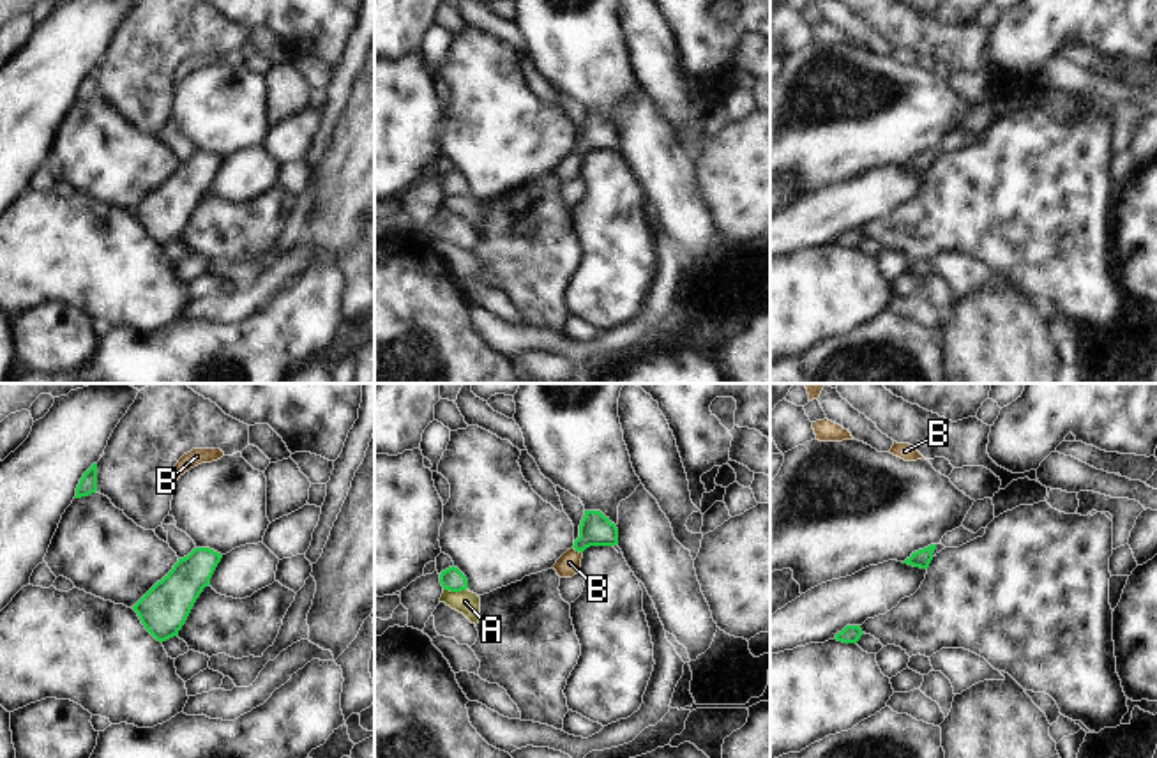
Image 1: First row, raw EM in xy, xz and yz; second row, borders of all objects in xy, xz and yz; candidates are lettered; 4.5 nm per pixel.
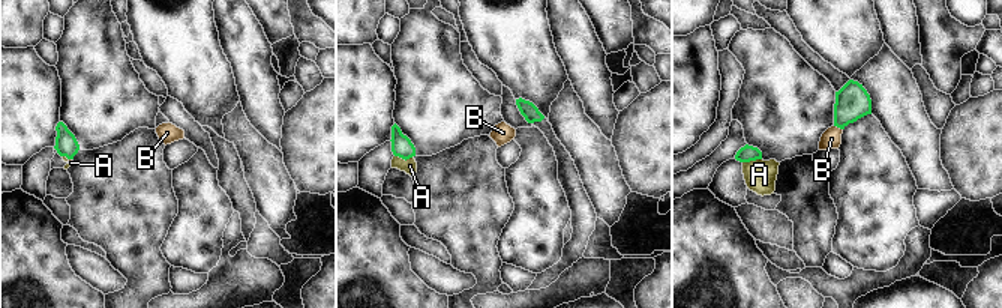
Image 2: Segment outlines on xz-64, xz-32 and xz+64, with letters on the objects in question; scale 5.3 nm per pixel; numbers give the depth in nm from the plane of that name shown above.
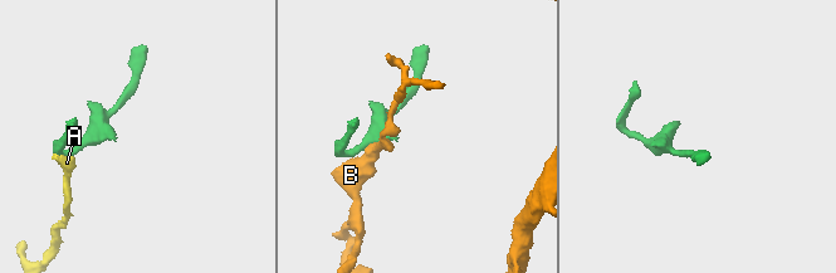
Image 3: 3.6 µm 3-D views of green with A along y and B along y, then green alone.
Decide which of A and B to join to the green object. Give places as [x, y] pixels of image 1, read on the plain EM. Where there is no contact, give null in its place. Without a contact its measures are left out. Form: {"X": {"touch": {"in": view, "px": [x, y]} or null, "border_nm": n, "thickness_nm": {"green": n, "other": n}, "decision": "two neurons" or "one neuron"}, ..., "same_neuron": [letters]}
{"A": {"touch": {"in": "xz", "px": [454, 195]}, "border_nm": 110, "thickness_nm": {"green": 100, "other": 110}, "decision": "two neurons"}, "B": {"touch": {"in": "xz", "px": [578, 154]}, "border_nm": 60, "thickness_nm": {"green": 150, "other": 100}, "decision": "two neurons"}, "same_neuron": []}

